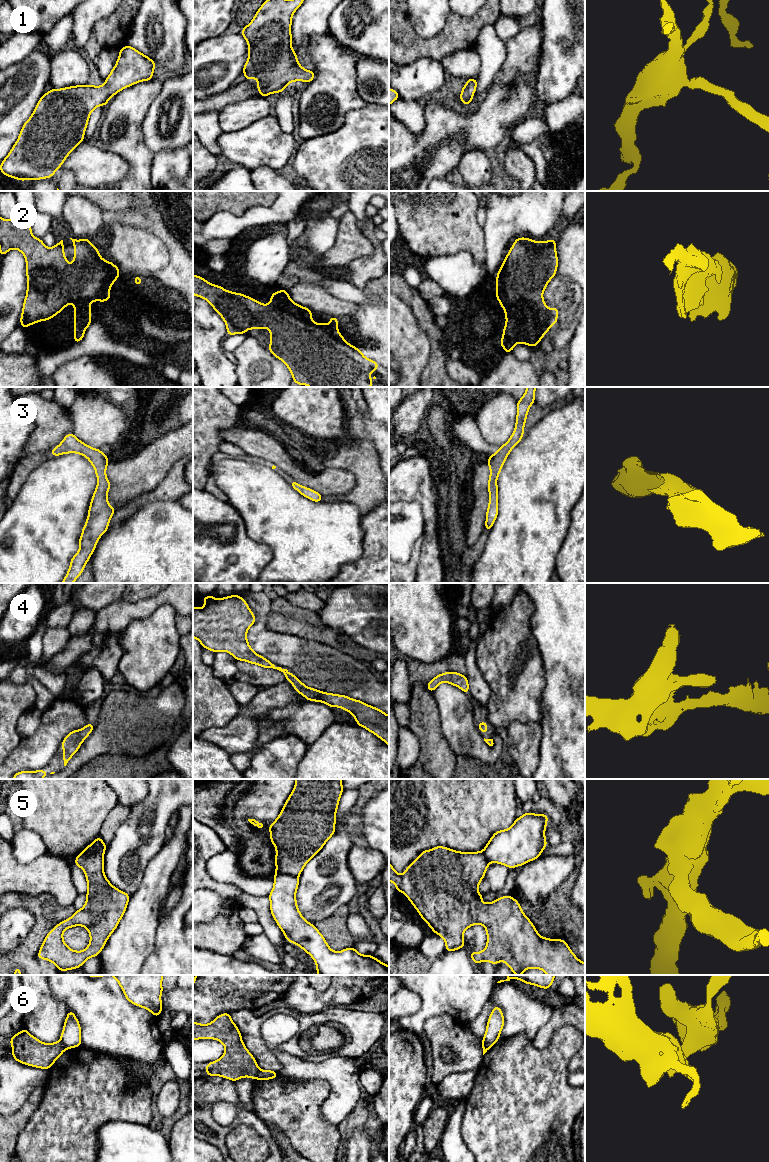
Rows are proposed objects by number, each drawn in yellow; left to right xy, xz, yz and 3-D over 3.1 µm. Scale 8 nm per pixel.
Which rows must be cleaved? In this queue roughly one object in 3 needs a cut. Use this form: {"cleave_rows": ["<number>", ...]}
{"cleave_rows": ["5", "6"]}

